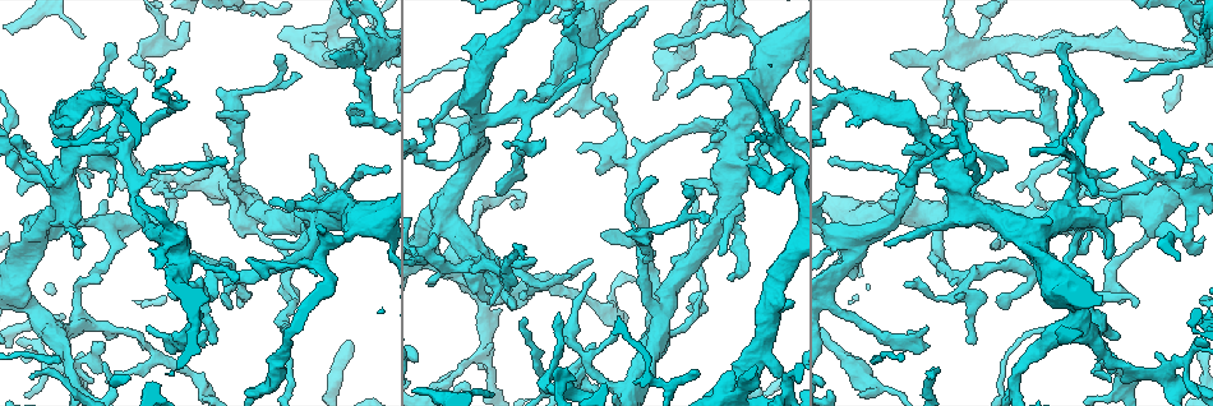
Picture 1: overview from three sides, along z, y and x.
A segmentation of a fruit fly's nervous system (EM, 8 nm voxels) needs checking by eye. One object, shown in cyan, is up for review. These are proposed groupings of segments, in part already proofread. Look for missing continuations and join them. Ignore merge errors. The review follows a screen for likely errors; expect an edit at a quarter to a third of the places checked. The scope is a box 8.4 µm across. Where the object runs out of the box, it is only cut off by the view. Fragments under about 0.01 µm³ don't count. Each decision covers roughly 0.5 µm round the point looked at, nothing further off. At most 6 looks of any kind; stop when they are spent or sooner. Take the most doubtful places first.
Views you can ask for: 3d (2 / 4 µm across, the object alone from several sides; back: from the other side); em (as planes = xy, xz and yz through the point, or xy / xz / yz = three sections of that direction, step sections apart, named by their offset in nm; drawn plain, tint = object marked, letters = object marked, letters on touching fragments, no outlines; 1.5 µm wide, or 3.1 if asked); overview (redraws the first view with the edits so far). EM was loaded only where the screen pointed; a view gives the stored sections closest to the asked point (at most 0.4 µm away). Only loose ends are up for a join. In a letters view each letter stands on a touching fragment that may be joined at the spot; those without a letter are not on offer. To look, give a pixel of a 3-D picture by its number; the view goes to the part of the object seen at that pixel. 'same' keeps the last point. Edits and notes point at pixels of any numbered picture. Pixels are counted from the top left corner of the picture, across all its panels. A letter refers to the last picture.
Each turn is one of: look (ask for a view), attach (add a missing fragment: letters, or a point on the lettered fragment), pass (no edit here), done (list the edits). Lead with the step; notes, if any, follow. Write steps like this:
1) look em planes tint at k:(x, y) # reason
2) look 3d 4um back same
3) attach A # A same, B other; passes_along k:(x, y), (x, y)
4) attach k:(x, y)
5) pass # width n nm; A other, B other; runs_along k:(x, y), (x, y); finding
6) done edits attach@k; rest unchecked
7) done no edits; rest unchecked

look em planes letters at 1:(330, 57) # free end

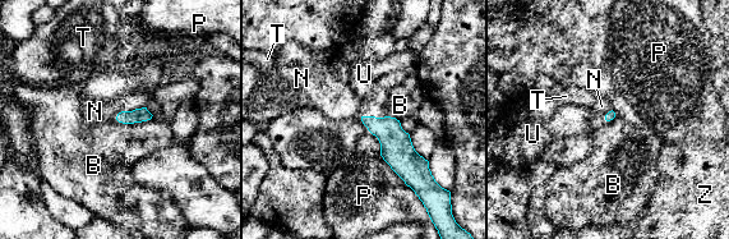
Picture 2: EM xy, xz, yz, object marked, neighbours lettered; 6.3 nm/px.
attach U # B other, N other, P other, T other, U same, Z other; it goes on there

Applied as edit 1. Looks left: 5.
look em planes letters at 1:(733, 371) # an open end

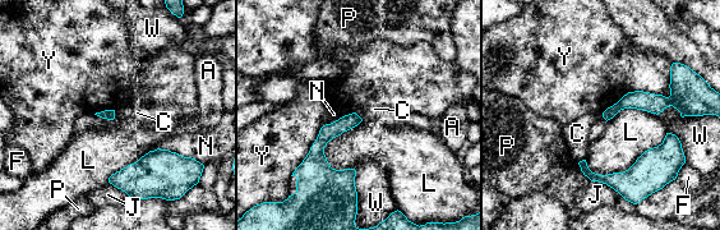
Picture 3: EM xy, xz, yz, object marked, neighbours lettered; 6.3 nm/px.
pass # A other, C other, F other, J other, L other, N other, P other, W other, Y other; runs_along 3:(351, 116), (319, 143), (319, 162), (352, 192); no lettered fragment goes on from it

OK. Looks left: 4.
done edits attach@2; rest unchecked

